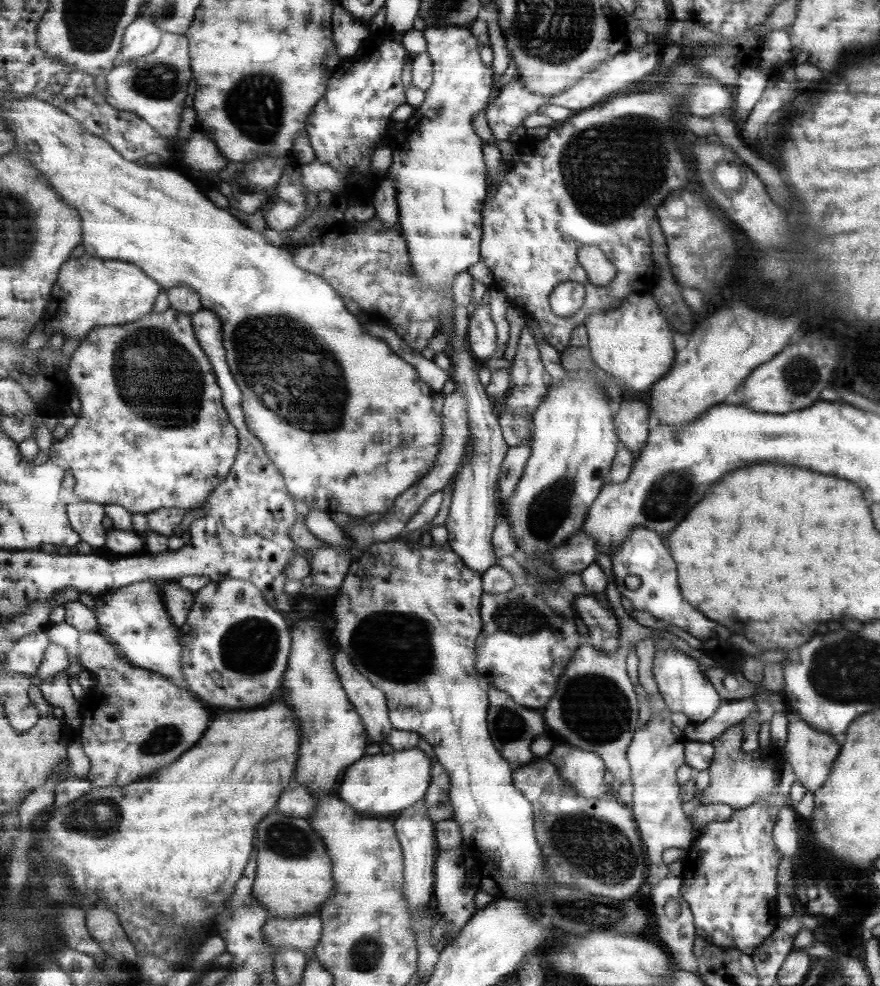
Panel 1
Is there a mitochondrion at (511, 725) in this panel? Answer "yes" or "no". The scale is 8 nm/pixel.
yes

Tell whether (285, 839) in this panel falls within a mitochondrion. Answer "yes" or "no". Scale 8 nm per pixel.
yes

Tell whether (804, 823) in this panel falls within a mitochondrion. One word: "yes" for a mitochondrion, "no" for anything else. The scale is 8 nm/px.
no

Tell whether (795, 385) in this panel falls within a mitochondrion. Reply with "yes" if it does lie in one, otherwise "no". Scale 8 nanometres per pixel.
yes

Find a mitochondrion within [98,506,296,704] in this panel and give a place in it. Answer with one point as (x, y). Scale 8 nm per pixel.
(248, 645)

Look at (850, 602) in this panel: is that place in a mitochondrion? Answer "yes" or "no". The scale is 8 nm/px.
no

